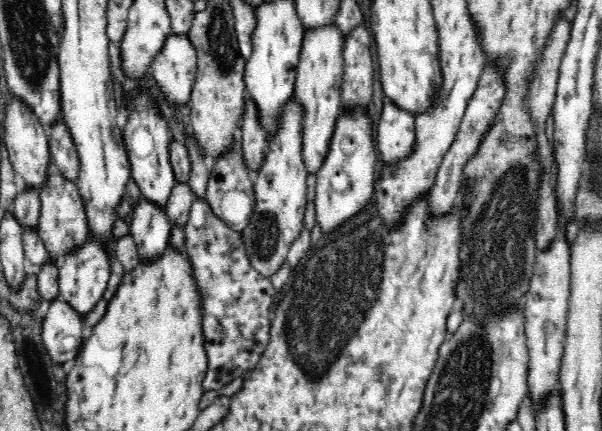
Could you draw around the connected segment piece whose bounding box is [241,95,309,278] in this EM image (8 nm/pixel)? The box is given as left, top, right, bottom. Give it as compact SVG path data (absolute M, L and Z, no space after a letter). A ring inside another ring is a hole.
M292 95L281 108L281 114L279 127L271 136L270 148L254 180L255 208L252 217L241 232L250 266L267 278L272 278L278 272L291 244L300 236L307 204L306 180L309 173L301 148L304 107Z

